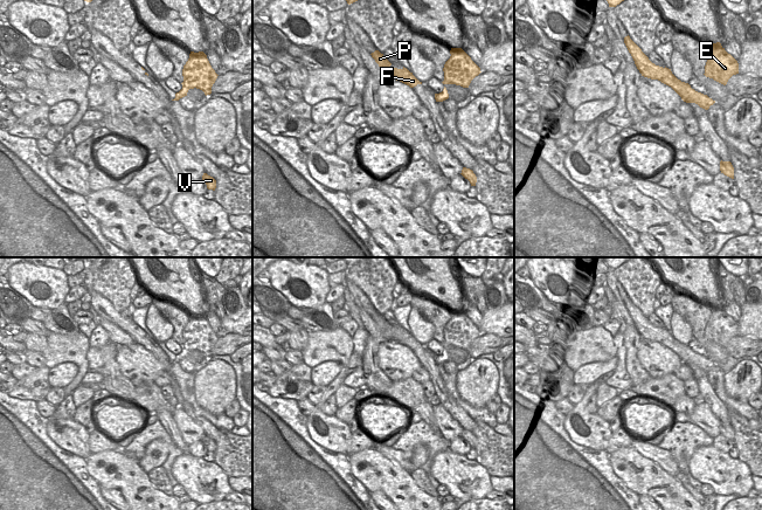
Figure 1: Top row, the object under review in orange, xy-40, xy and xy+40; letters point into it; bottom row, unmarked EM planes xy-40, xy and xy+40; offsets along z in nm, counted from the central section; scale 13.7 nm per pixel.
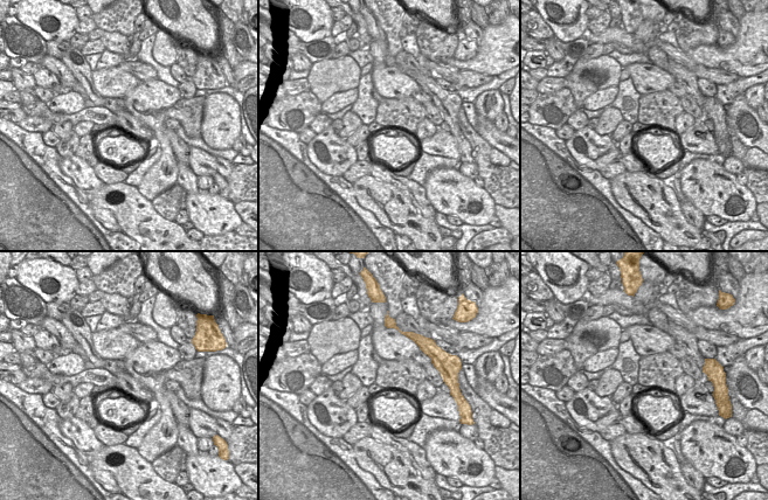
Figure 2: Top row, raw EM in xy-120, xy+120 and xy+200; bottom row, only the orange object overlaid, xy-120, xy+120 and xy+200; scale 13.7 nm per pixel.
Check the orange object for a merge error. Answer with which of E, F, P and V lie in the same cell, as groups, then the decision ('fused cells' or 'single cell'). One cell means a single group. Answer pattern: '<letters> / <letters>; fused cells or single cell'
E / F P V; fused cells

